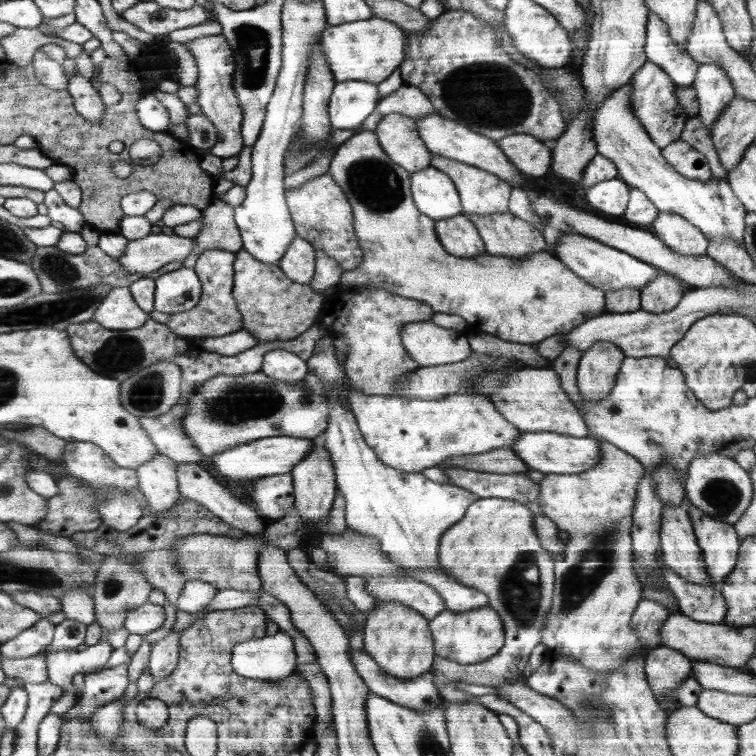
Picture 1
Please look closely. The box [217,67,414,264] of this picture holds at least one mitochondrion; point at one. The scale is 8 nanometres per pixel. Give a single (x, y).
(375, 184)

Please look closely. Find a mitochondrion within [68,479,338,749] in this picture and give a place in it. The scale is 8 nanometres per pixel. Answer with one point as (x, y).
(113, 584)

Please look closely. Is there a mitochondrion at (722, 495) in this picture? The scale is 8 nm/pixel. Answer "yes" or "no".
yes

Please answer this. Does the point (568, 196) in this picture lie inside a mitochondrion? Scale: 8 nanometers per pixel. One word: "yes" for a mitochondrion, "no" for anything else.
no

